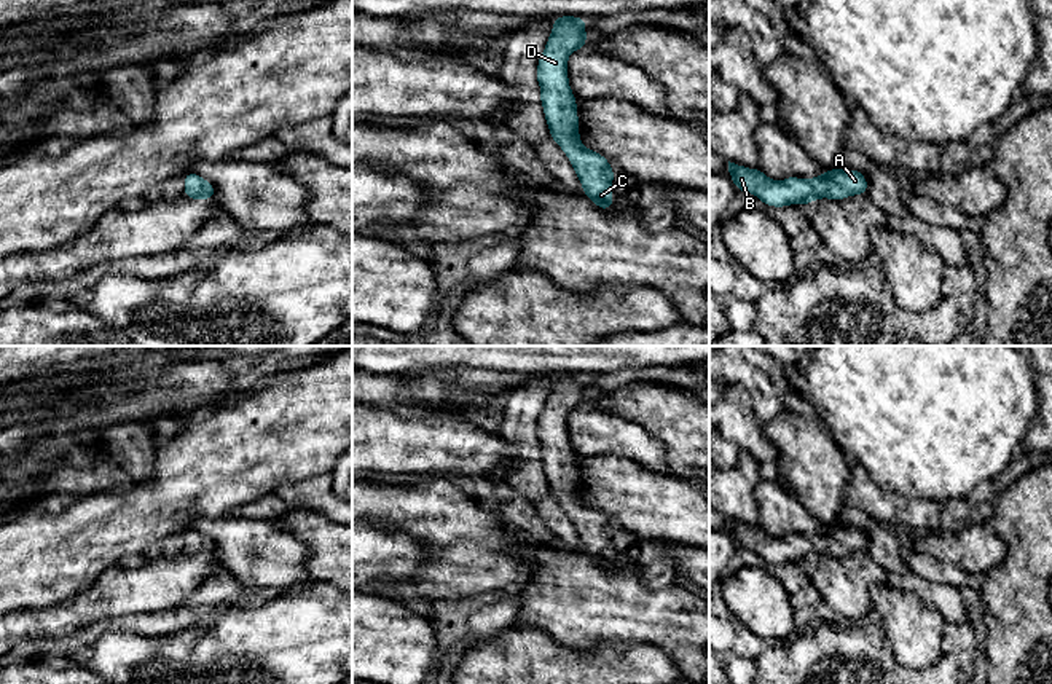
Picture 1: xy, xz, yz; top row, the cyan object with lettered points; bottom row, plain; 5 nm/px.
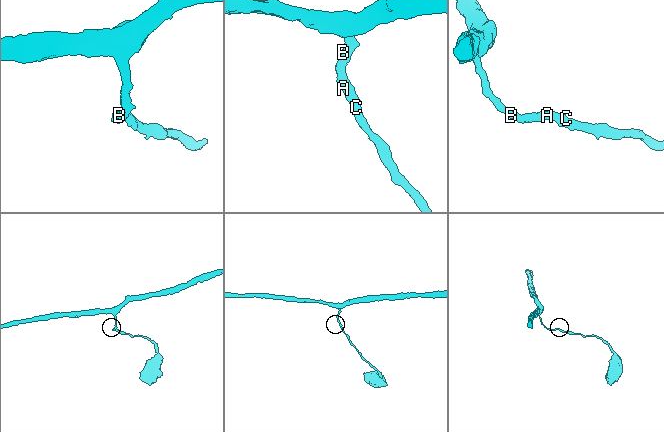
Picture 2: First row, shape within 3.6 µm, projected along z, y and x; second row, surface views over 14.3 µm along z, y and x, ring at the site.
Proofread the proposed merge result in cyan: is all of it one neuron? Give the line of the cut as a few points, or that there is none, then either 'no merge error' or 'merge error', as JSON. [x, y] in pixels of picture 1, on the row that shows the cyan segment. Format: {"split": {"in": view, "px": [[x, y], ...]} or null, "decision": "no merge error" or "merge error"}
{"split": null, "decision": "no merge error"}

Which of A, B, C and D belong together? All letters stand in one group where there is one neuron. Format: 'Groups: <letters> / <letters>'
Groups: A B C D

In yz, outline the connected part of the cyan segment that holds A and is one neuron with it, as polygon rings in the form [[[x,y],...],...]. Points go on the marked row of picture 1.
[[[728,161],[728,172],[738,191],[752,193],[763,206],[773,207],[808,206],[821,198],[840,201],[853,195],[866,195],[869,188],[864,174],[854,169],[834,167],[810,180],[791,175],[776,182],[760,169],[749,169]]]

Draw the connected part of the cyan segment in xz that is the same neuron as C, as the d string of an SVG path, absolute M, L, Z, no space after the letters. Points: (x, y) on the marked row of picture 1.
M577 16L555 18L552 33L537 62L537 85L542 89L540 104L550 137L569 158L583 195L603 210L609 210L614 204L614 169L603 155L582 145L577 99L567 78L569 54L585 48L587 43L585 26L587 21Z

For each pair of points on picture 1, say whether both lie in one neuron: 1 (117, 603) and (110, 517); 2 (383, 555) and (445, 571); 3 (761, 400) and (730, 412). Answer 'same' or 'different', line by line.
1: different
2: different
3: different

